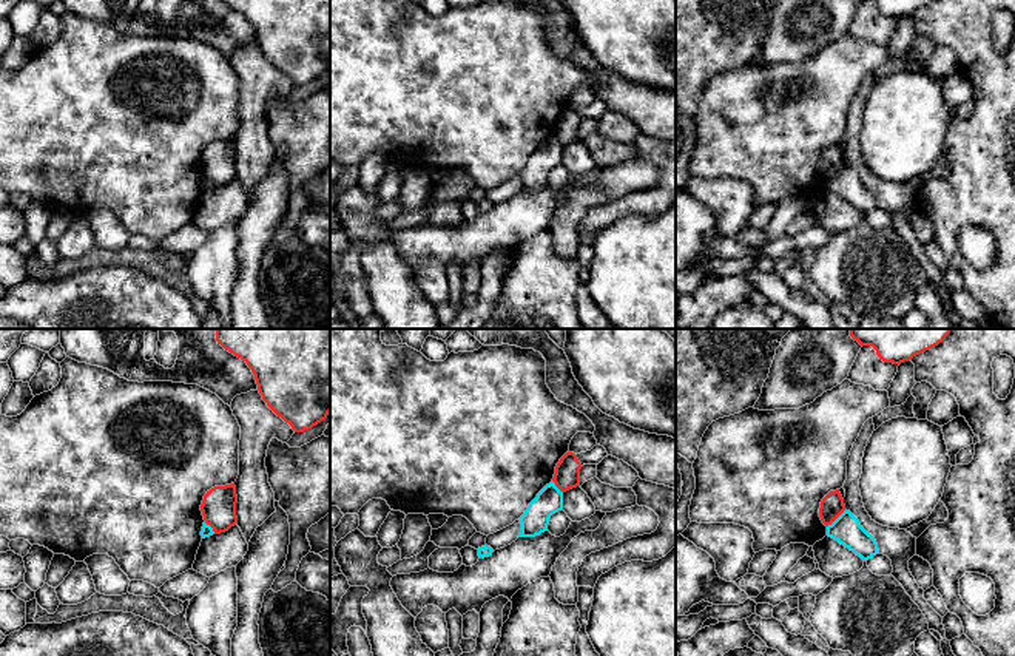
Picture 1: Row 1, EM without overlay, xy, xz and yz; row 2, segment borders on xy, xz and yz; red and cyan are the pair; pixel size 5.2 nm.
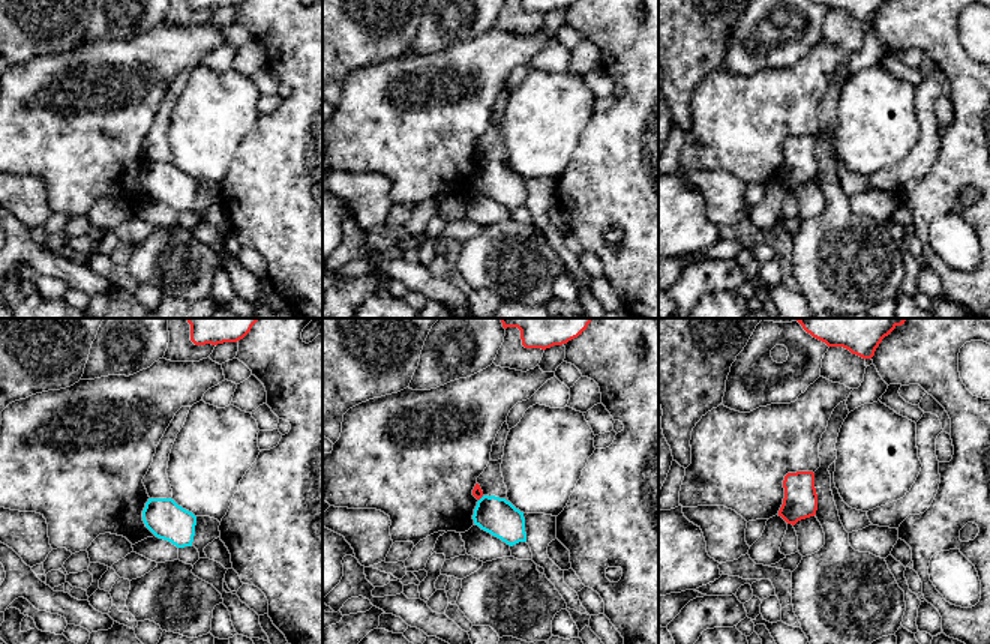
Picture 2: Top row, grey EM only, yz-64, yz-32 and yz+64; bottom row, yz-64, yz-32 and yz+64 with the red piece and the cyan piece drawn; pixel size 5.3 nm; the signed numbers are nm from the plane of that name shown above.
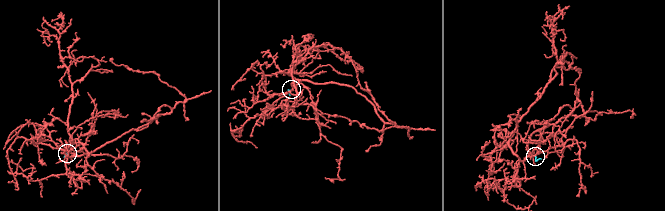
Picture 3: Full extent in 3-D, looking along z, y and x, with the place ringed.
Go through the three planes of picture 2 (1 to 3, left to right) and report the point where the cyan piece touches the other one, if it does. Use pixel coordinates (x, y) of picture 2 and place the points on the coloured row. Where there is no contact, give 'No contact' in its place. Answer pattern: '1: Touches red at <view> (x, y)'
1: No contact
2: Touches red at yz-32 (480, 497)
3: No contact

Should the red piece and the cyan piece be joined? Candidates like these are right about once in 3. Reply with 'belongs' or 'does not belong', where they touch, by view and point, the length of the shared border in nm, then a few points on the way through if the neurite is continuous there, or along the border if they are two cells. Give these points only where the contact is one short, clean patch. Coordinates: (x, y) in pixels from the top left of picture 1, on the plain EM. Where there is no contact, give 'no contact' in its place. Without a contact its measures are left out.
does not belong; meets red in yz at (836, 172); contact 140 nm long; border along yz (846, 164), (827, 181)

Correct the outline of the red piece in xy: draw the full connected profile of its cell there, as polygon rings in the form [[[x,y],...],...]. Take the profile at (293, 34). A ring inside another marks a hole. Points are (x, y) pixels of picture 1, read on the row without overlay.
[[[222,0],[247,17],[267,60],[304,86],[330,68],[330,0]]]

